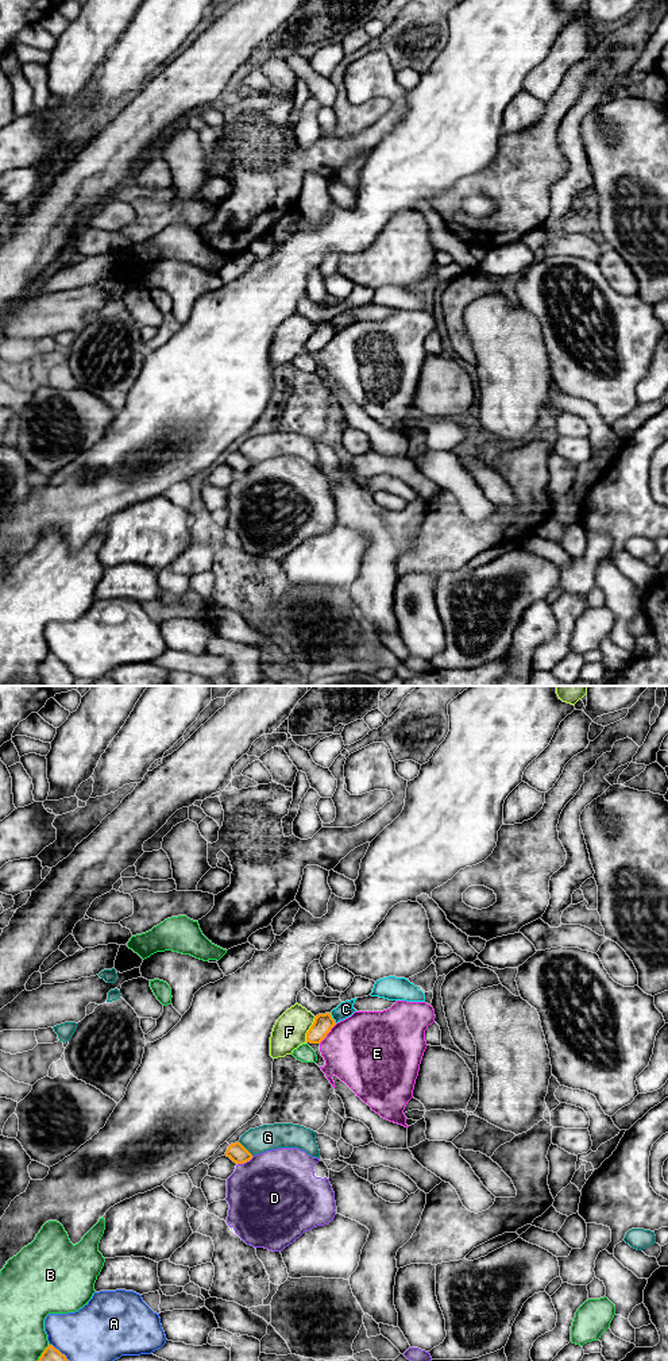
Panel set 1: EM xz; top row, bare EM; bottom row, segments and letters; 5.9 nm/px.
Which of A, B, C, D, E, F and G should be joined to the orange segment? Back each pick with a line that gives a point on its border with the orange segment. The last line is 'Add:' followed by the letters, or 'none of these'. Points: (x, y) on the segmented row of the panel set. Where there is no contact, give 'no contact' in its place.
Add: none of these

